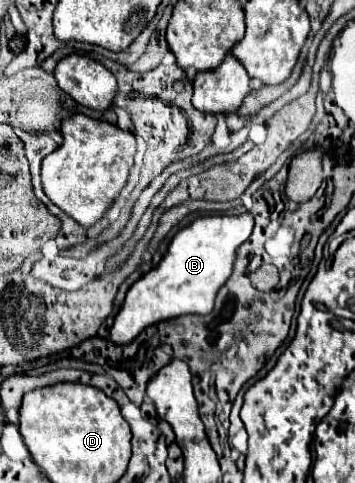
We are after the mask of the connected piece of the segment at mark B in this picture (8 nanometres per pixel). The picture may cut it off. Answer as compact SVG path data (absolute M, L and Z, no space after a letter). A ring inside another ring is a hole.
M250 212L238 216L204 216L176 232L166 256L156 268L130 286L124 306L114 318L110 340L118 346L130 344L144 328L184 314L210 314L214 298L230 278L236 250L252 234L254 218Z

